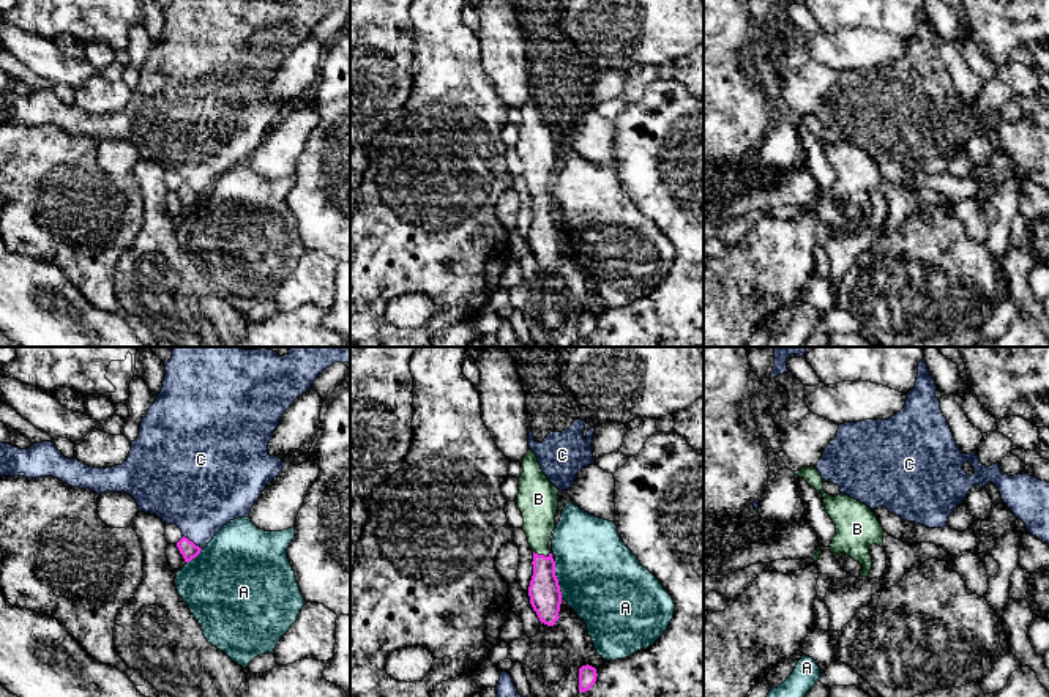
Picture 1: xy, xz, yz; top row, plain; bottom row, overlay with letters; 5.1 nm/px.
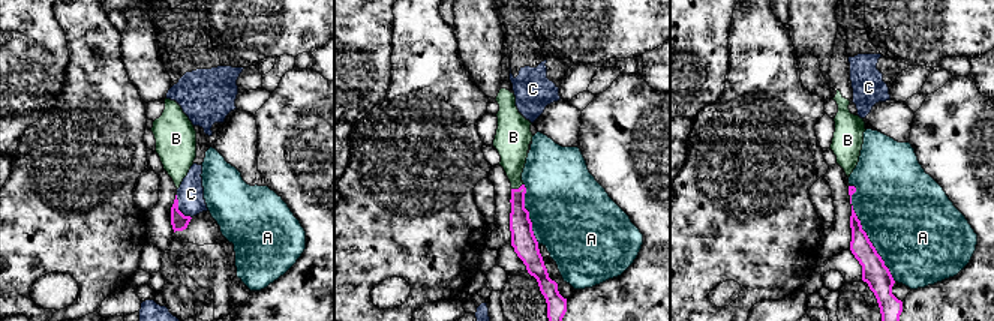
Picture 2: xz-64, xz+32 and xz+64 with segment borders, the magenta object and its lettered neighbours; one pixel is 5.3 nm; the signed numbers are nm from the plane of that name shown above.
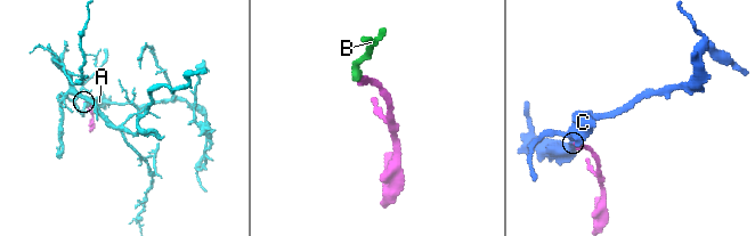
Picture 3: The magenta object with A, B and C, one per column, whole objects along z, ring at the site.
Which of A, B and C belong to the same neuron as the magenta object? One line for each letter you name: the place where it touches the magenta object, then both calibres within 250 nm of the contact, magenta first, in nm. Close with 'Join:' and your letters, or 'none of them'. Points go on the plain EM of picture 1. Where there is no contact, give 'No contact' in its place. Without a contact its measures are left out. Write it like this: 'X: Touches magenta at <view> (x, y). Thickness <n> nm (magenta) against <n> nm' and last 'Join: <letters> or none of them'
B: Touches magenta at xz (541, 202). Thickness 160 nm (magenta) against 190 nm
Join: B

